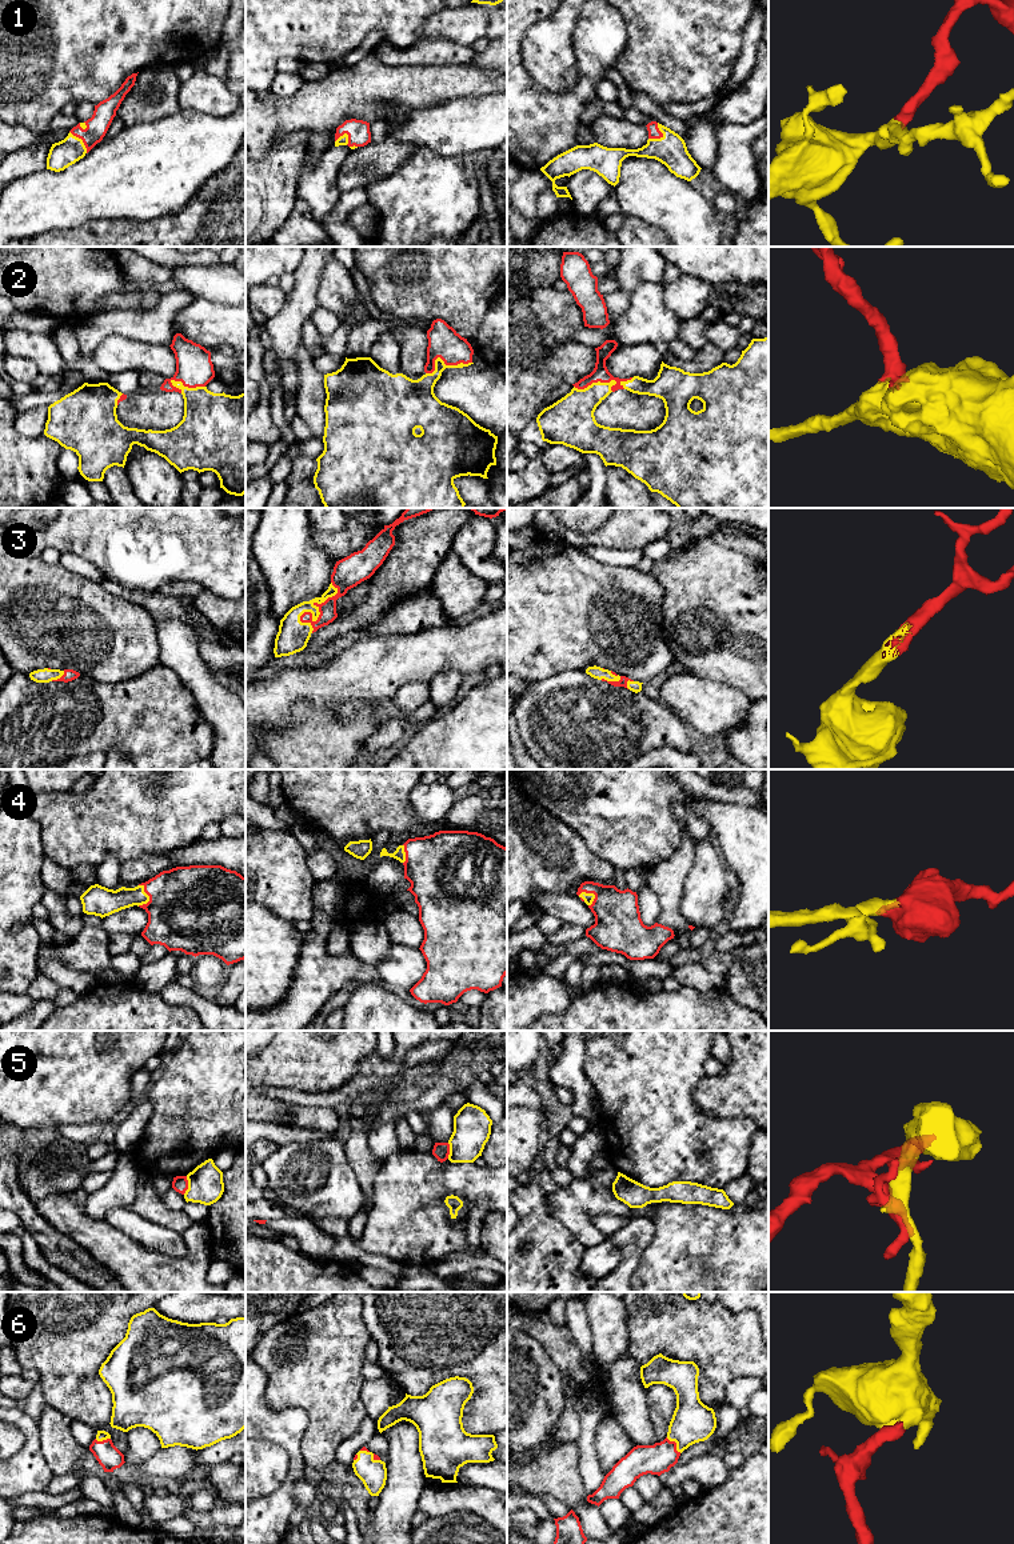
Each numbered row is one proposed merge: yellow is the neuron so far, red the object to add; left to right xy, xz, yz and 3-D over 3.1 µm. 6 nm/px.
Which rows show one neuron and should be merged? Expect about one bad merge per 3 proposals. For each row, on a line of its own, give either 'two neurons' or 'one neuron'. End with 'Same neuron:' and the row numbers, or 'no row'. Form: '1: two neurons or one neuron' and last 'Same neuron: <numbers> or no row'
1: one neuron
2: one neuron
3: one neuron
4: one neuron
5: two neurons
6: one neuron
Same neuron: 1, 2, 3, 4, 6

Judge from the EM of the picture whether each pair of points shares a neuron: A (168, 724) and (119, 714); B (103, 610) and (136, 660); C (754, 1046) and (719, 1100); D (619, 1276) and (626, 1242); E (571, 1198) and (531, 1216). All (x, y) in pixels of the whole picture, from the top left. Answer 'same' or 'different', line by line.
A: same
B: same
C: same
D: same
E: different

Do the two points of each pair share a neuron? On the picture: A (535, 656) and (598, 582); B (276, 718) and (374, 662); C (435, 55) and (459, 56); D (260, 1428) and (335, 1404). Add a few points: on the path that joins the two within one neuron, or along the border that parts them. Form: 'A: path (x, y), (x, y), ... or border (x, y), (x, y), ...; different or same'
A: path (542, 638), (579, 600); same
B: path (295, 691), (300, 686), (335, 686), (347, 680); same
C: path (440, 55), (454, 56); same
D: border (275, 1408), (304, 1411), (307, 1428), (300, 1444); different

